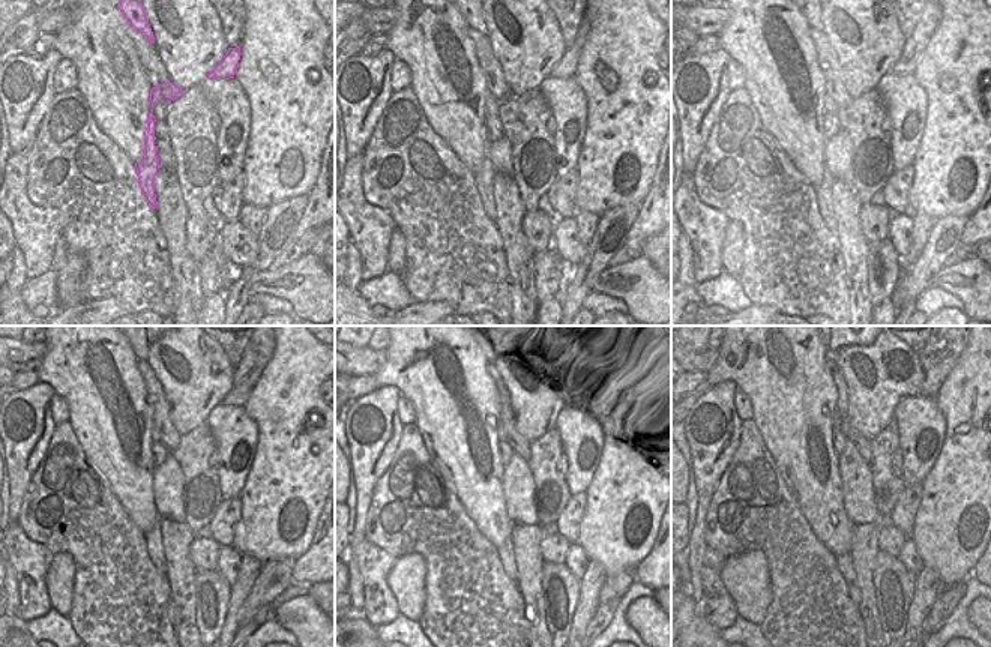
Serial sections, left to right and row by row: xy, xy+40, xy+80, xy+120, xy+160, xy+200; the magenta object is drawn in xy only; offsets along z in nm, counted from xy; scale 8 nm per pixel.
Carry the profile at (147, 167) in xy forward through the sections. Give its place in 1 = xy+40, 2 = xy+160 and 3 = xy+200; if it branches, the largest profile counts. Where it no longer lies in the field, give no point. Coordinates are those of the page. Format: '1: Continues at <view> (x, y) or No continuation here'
1: Continues at xy+40 (484, 176)
2: Continues at xy+160 (506, 556)
3: Continues at xy+200 (844, 560).

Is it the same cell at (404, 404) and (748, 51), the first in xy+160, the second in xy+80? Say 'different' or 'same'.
different

